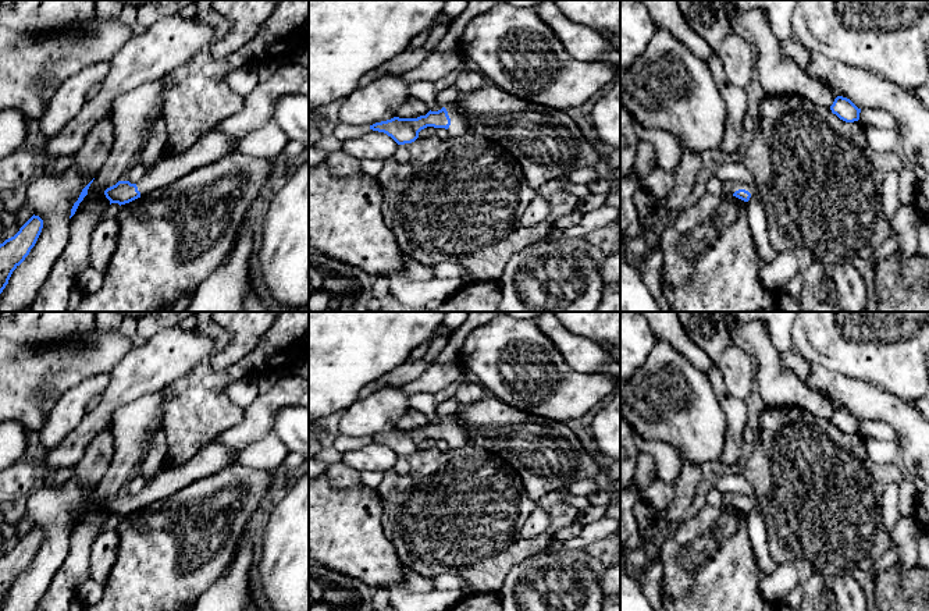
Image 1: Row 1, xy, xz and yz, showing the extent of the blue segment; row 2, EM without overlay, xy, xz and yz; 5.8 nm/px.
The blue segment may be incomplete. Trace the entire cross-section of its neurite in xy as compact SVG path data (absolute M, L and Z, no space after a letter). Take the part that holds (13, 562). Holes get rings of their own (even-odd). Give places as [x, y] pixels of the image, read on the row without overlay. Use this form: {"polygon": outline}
{"polygon": "M32 527L19 543L0 555L0 605L8 596L13 583L25 572L43 540L43 532Z"}

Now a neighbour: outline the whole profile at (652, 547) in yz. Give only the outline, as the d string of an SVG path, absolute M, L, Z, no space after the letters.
M648 540L643 543L643 548L649 561L659 561L661 558L661 540Z

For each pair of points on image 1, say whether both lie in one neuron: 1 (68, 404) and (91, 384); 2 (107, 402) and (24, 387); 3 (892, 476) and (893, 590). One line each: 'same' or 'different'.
1: same
2: different
3: different

